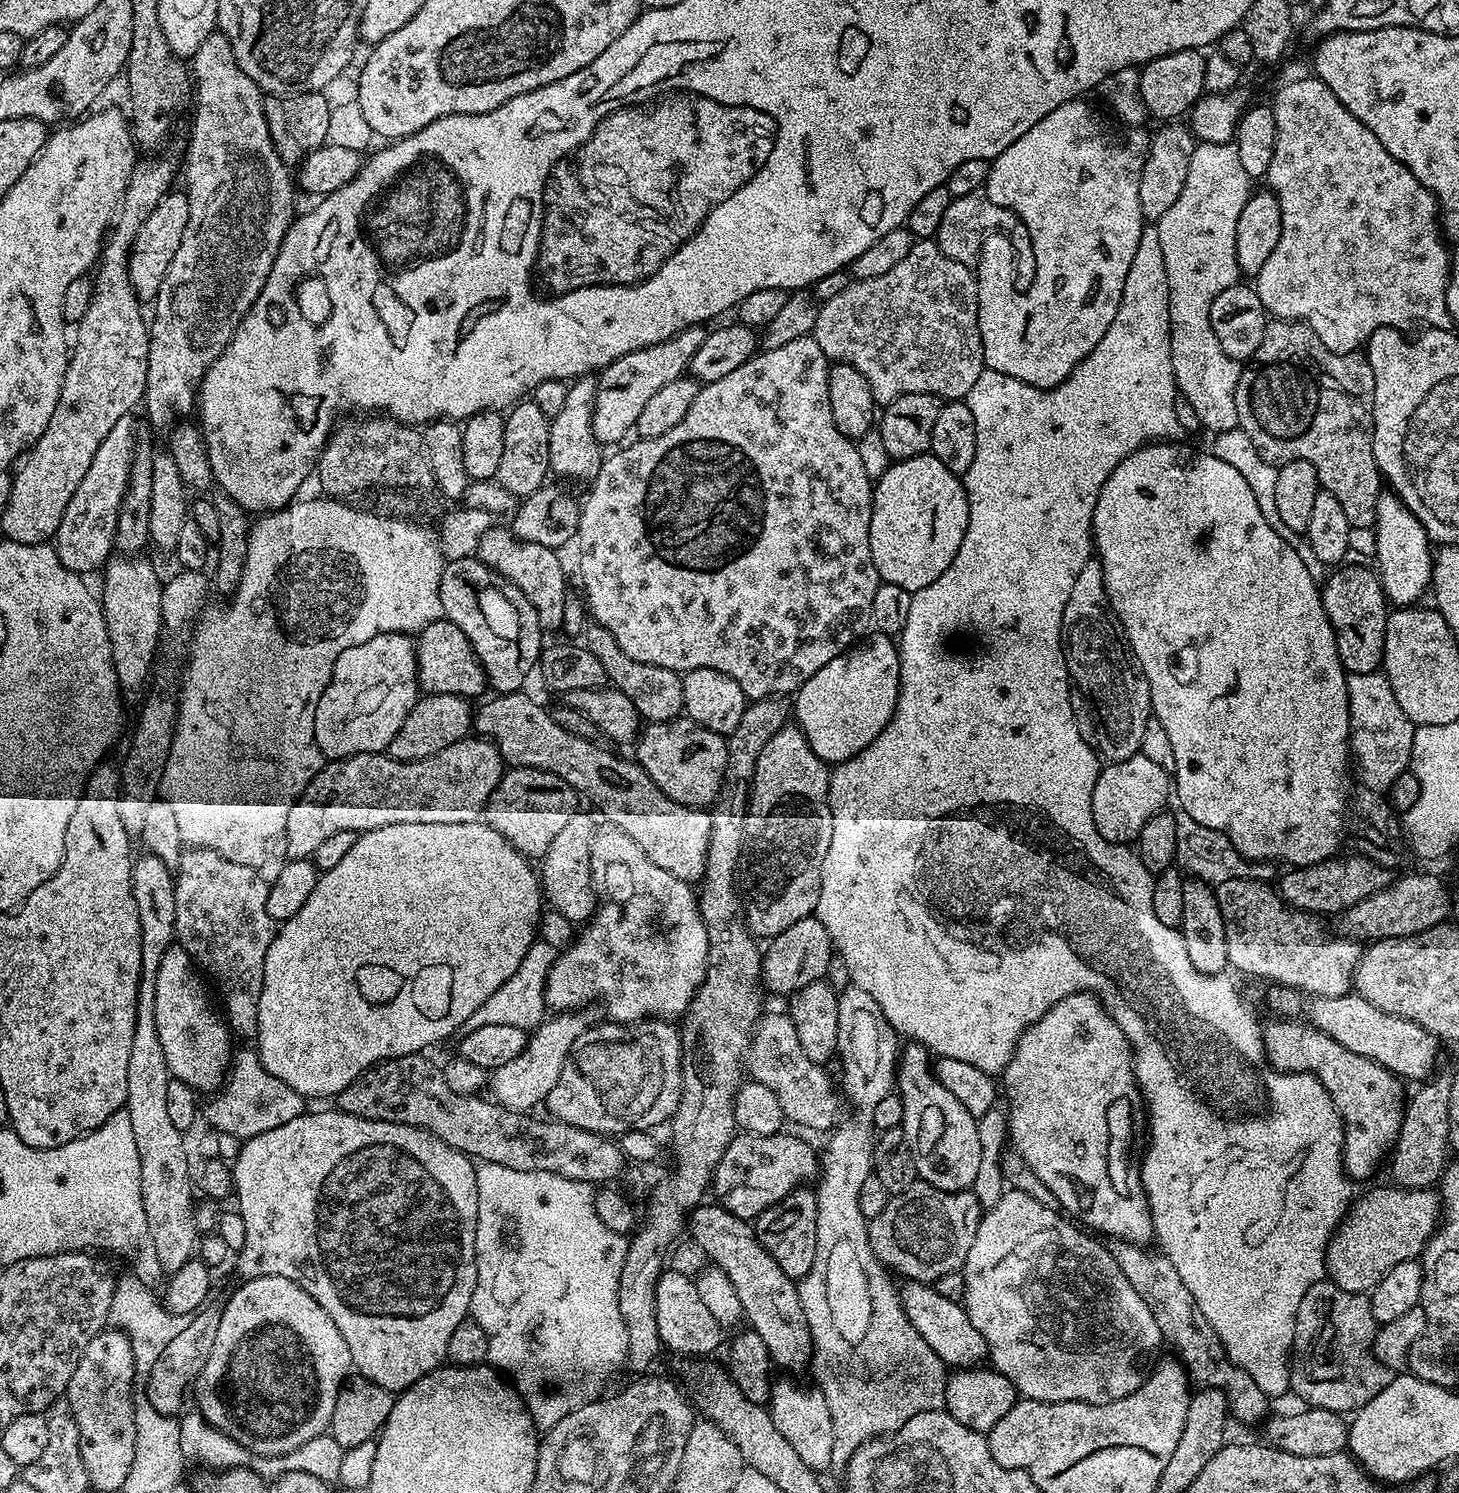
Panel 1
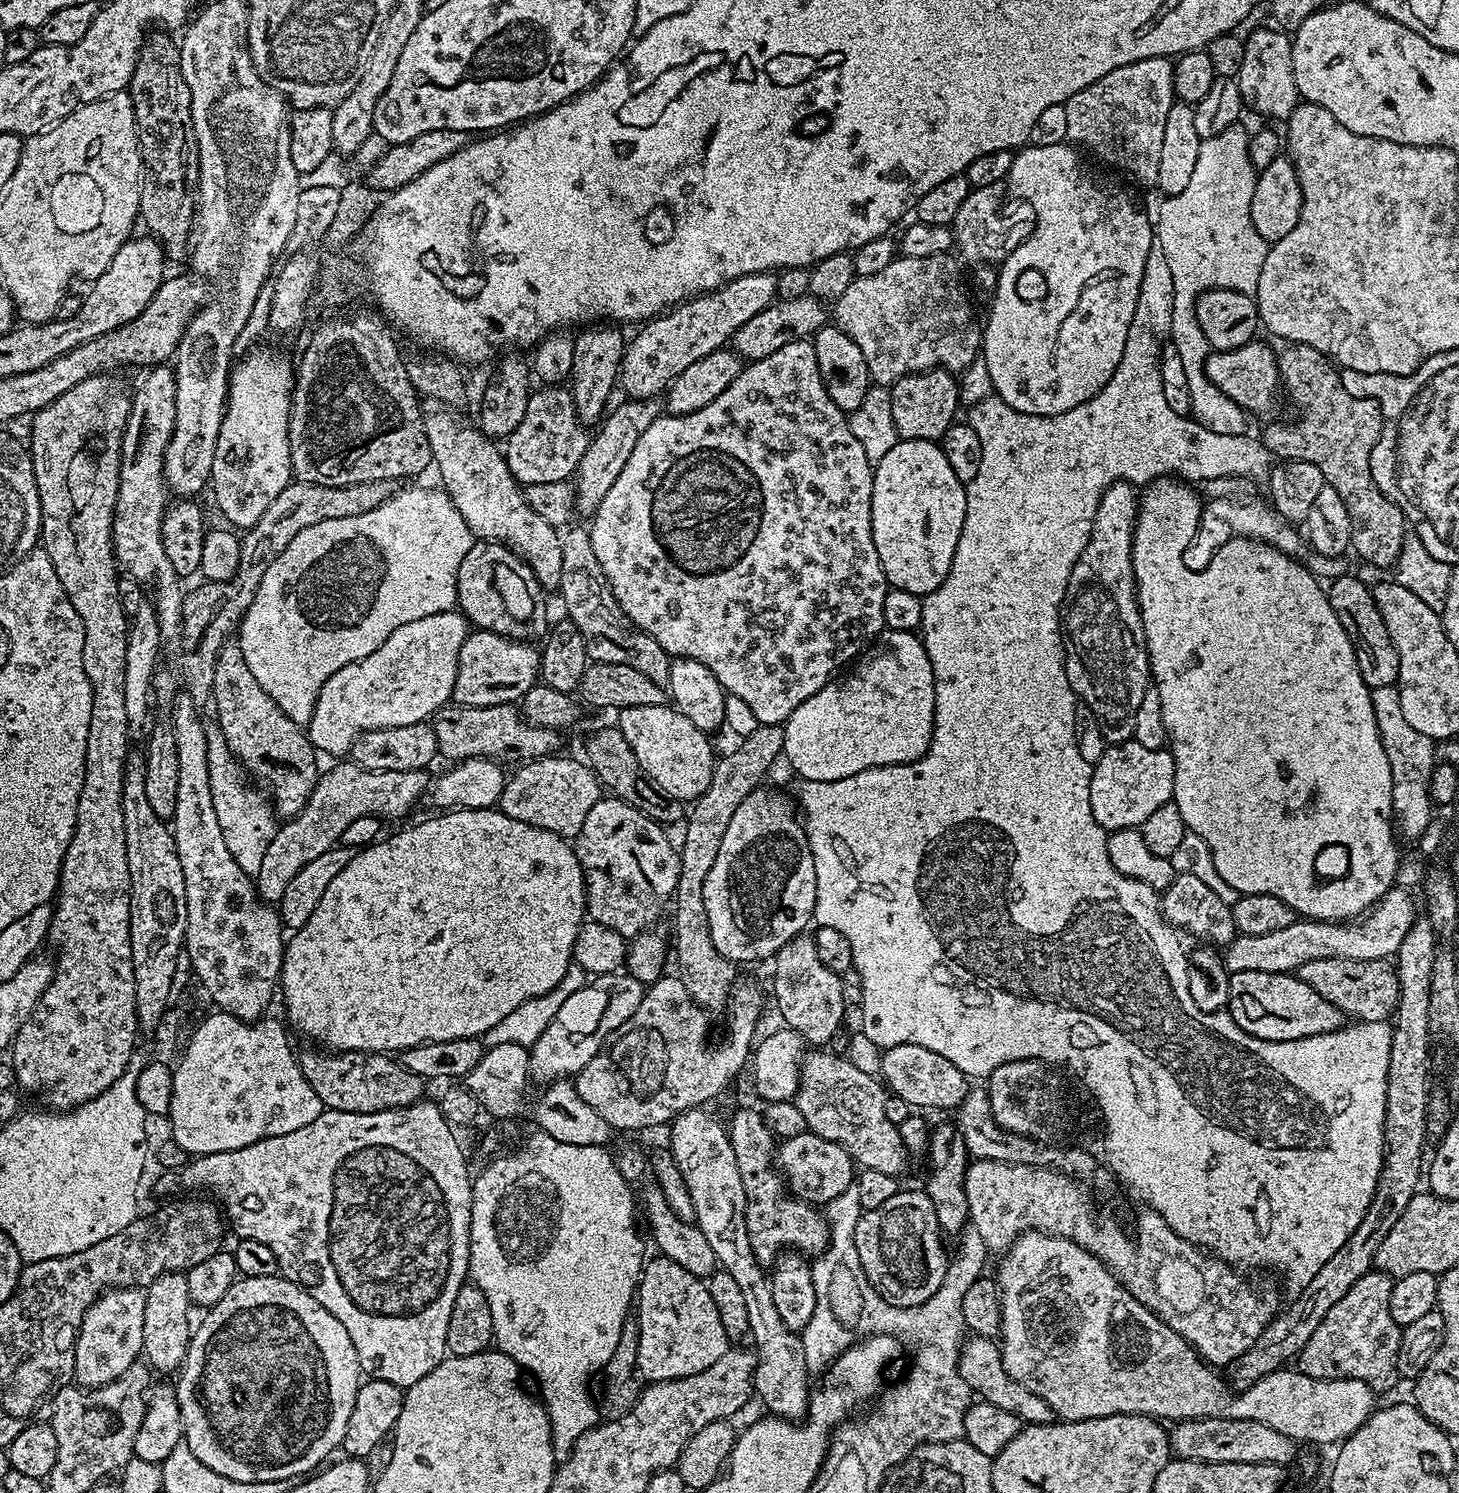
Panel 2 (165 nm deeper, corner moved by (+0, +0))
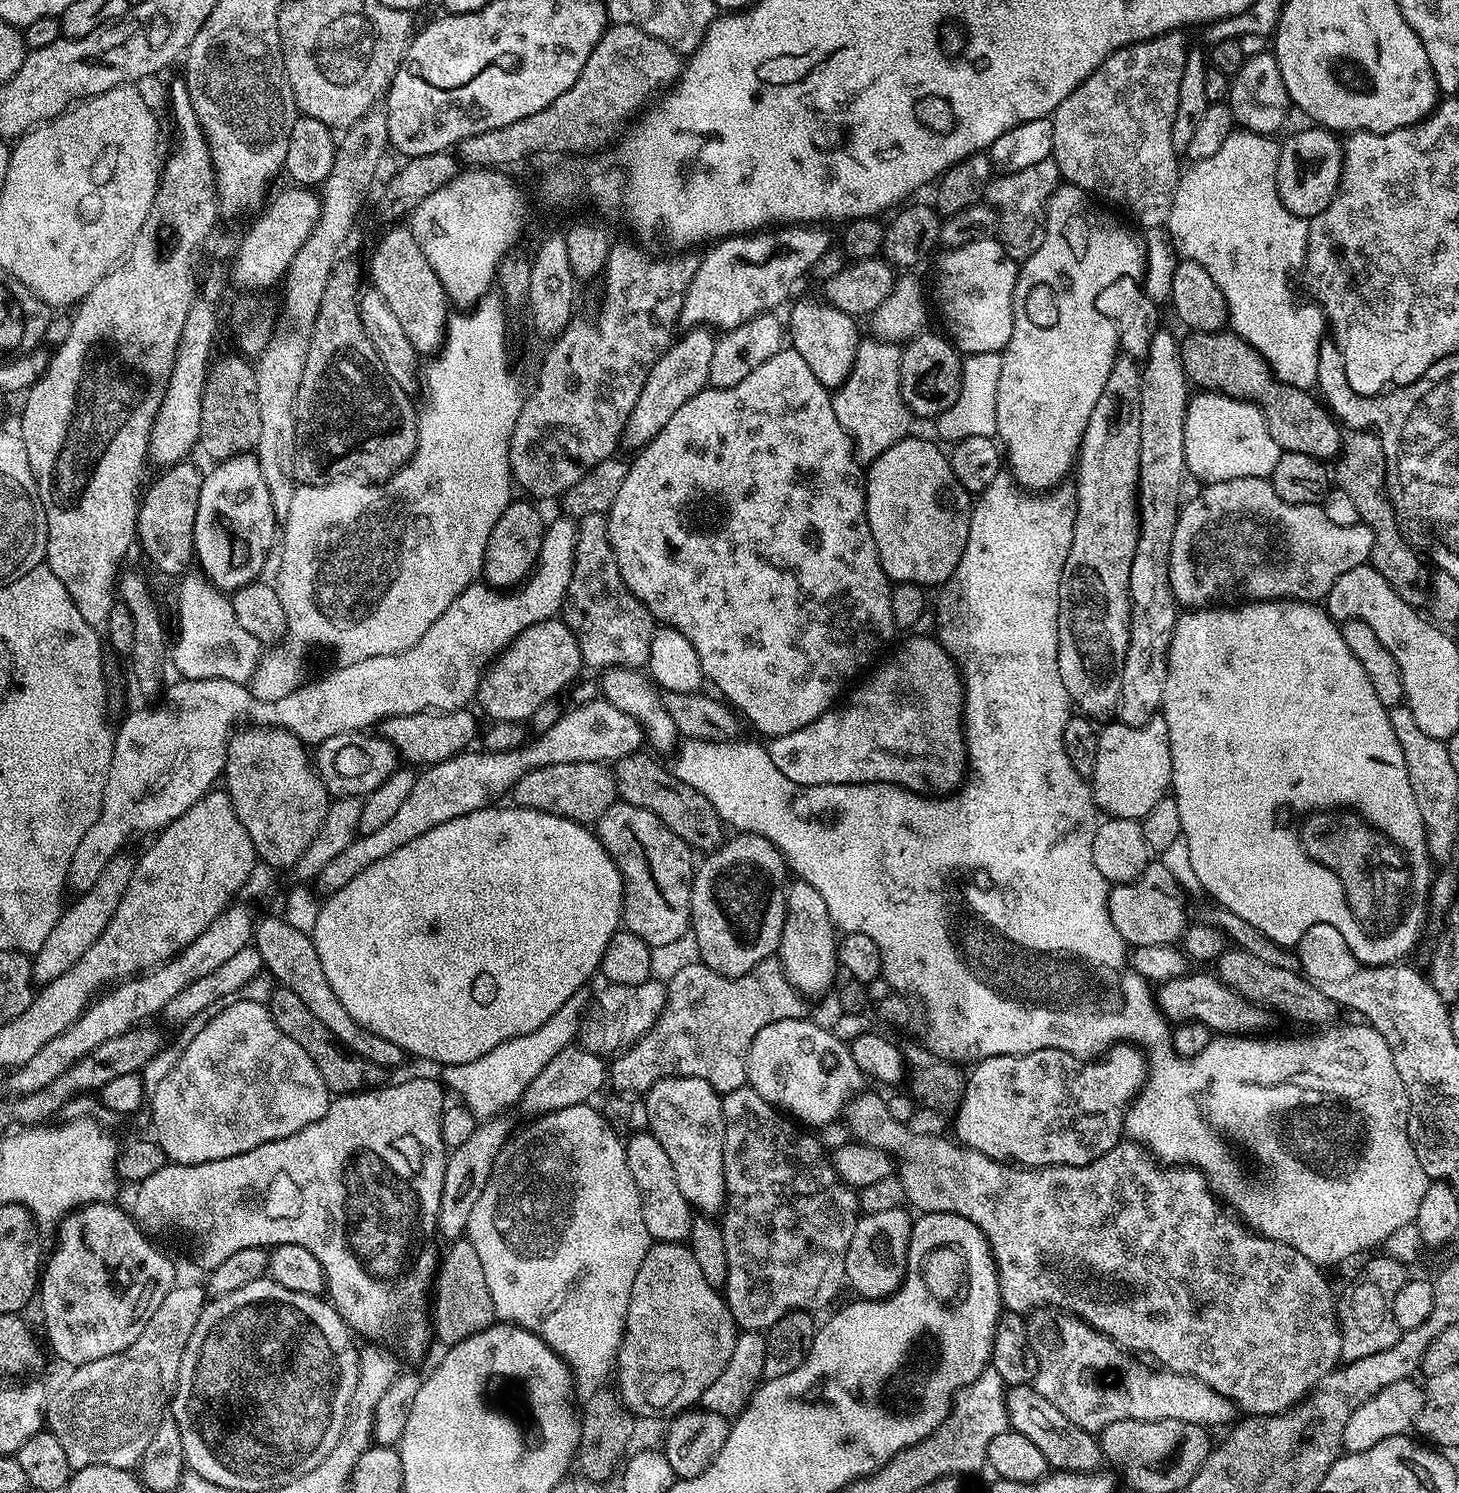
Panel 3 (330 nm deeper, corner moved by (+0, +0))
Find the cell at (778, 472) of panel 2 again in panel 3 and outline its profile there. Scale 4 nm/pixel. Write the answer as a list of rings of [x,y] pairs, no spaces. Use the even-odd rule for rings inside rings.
[[[785,346],[780,349],[778,354],[774,354],[774,358],[766,358],[766,362],[762,362],[762,366],[750,370],[750,374],[746,374],[746,378],[742,378],[742,382],[738,382],[738,386],[730,386],[729,388],[713,388],[709,386],[703,388],[698,394],[694,394],[694,398],[690,398],[690,402],[686,402],[686,406],[678,406],[678,410],[674,410],[674,415],[670,417],[670,422],[666,422],[666,426],[662,426],[662,430],[658,430],[656,437],[649,441],[645,448],[639,449],[633,456],[636,457],[630,460],[628,464],[626,482],[622,482],[622,487],[618,490],[618,498],[614,498],[614,506],[606,513],[610,546],[614,550],[614,558],[618,558],[618,570],[622,574],[626,586],[643,602],[646,610],[650,610],[653,620],[686,634],[690,646],[694,646],[694,650],[698,650],[698,662],[702,662],[705,681],[711,682],[713,680],[717,688],[715,691],[727,703],[731,704],[747,723],[749,720],[762,735],[768,736],[767,738],[775,738],[786,734],[794,734],[794,730],[802,730],[802,726],[810,726],[810,722],[817,720],[822,713],[829,711],[841,699],[841,697],[839,698],[840,691],[844,687],[847,689],[853,683],[851,680],[883,650],[884,643],[891,638],[892,632],[895,633],[897,631],[894,614],[890,610],[892,584],[888,575],[884,572],[884,567],[880,565],[880,555],[876,549],[876,543],[872,537],[870,522],[868,521],[866,472],[856,460],[851,438],[846,434],[846,430],[842,430],[842,426],[834,414],[834,406],[832,405],[829,389],[824,388],[822,382],[818,382],[818,378],[814,378],[810,366],[806,366],[806,361],[802,359],[802,354],[798,354],[790,346]]]

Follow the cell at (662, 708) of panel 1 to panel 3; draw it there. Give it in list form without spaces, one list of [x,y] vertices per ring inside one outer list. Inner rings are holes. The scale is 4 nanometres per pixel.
[[[586,514],[579,517],[578,527],[576,530],[576,549],[574,550],[574,570],[572,571],[572,577],[570,578],[570,586],[568,587],[568,593],[564,599],[564,607],[562,609],[562,619],[564,624],[572,633],[574,638],[578,642],[578,648],[582,654],[585,665],[590,669],[597,668],[597,670],[603,670],[605,668],[639,668],[643,669],[647,665],[650,658],[650,642],[652,641],[652,635],[656,633],[658,627],[657,621],[652,619],[650,610],[646,610],[646,606],[639,600],[633,592],[626,586],[626,582],[622,578],[622,574],[618,570],[618,558],[614,558],[614,550],[610,546],[610,538],[608,537],[608,518],[605,514]]]

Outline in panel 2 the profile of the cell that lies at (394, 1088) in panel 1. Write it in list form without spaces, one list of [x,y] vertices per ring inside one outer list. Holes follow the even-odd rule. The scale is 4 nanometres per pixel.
[[[316,1046],[308,1047],[312,1048],[299,1049],[300,1069],[306,1082],[314,1086],[314,1094],[318,1094],[327,1111],[374,1114],[419,1104],[425,1099],[426,1081],[418,1074],[410,1074],[410,1070],[406,1070],[399,1059],[391,1055],[366,1052],[335,1053]]]

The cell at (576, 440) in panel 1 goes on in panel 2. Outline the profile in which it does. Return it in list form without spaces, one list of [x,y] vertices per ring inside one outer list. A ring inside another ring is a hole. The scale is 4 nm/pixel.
[[[588,326],[577,331],[580,333],[575,333],[574,336],[574,366],[570,377],[570,391],[577,418],[588,426],[592,426],[592,423],[595,425],[605,415],[609,407],[608,399],[612,396],[612,387],[615,389],[620,379],[620,363],[624,361],[626,336],[616,328],[619,327]]]

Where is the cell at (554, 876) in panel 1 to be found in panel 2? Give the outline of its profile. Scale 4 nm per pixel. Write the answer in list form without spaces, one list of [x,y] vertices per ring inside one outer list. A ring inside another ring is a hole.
[[[601,798],[594,802],[582,830],[574,838],[576,857],[584,871],[584,885],[588,906],[586,916],[589,921],[616,930],[625,938],[635,938],[641,932],[649,931],[660,916],[660,911],[673,899],[678,886],[680,873],[680,854],[677,845],[668,841],[663,827],[646,814],[642,814],[625,800]]]

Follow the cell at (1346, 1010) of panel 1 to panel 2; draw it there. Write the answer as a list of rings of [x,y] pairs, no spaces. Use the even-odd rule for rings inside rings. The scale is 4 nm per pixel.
[[[1260,970],[1234,972],[1228,978],[1227,1012],[1234,1022],[1254,1038],[1286,1042],[1310,1038],[1323,1032],[1337,1032],[1345,1027],[1346,1017],[1334,1002],[1326,1002],[1318,990],[1306,986],[1299,975],[1289,973],[1263,973]]]

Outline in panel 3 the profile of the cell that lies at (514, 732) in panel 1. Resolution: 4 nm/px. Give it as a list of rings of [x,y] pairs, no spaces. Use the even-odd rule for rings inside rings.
[[[460,708],[456,712],[438,712],[429,710],[418,714],[402,714],[401,716],[390,716],[378,724],[379,735],[390,741],[396,747],[397,753],[404,756],[409,765],[431,766],[440,764],[443,760],[463,752],[469,747],[472,739],[477,739],[475,711],[468,708]]]

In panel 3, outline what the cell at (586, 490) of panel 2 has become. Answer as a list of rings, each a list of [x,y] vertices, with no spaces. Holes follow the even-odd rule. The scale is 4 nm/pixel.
[[[692,326],[685,332],[688,333],[681,340],[679,337],[669,344],[668,349],[654,362],[646,378],[646,386],[642,386],[642,394],[638,394],[638,402],[634,402],[634,410],[630,410],[630,418],[624,428],[622,441],[625,449],[645,448],[649,441],[656,437],[658,430],[662,430],[662,426],[670,422],[670,417],[674,415],[674,410],[678,410],[678,406],[686,406],[686,402],[690,402],[694,394],[709,387],[710,361],[714,358],[717,337],[713,329],[708,326]]]

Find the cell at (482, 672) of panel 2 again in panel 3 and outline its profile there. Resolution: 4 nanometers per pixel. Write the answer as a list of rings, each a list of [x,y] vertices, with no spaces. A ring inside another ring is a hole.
[[[553,618],[543,620],[518,634],[510,647],[505,648],[491,664],[484,670],[484,677],[480,680],[480,688],[476,691],[475,703],[480,704],[479,711],[489,717],[489,721],[515,720],[517,722],[531,721],[532,715],[548,700],[555,700],[561,694],[564,687],[577,683],[580,668],[585,667],[584,659],[578,648],[578,642],[574,634],[566,627],[563,619]]]

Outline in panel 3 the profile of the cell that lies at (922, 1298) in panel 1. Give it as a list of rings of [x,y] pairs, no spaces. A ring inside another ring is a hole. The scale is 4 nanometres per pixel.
[[[1030,1384],[1011,1387],[1006,1394],[1009,1427],[1023,1434],[1042,1451],[1049,1467],[1055,1471],[1093,1473],[1103,1463],[1103,1452],[1097,1437],[1077,1426],[1058,1406],[1043,1398]]]

